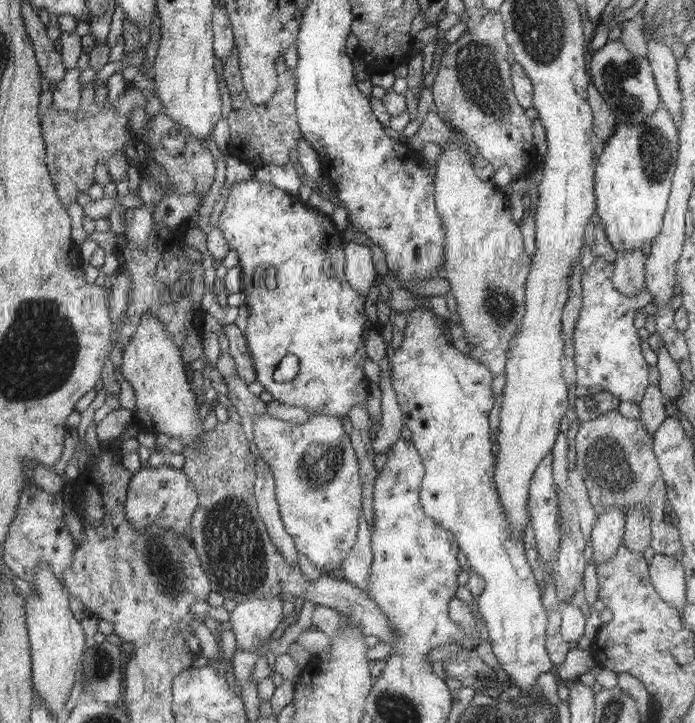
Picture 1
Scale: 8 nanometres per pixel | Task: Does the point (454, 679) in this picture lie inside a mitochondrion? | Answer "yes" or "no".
no

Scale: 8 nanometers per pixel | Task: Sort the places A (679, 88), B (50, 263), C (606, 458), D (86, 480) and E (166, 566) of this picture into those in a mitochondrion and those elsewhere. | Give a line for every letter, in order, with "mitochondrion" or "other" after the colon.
A: other
B: other
C: mitochondrion
D: other
E: mitochondrion

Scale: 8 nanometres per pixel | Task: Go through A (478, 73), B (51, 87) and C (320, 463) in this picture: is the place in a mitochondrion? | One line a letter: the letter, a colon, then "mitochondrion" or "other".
A: mitochondrion
B: other
C: mitochondrion

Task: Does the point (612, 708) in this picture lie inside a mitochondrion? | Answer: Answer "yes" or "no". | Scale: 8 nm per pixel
yes

